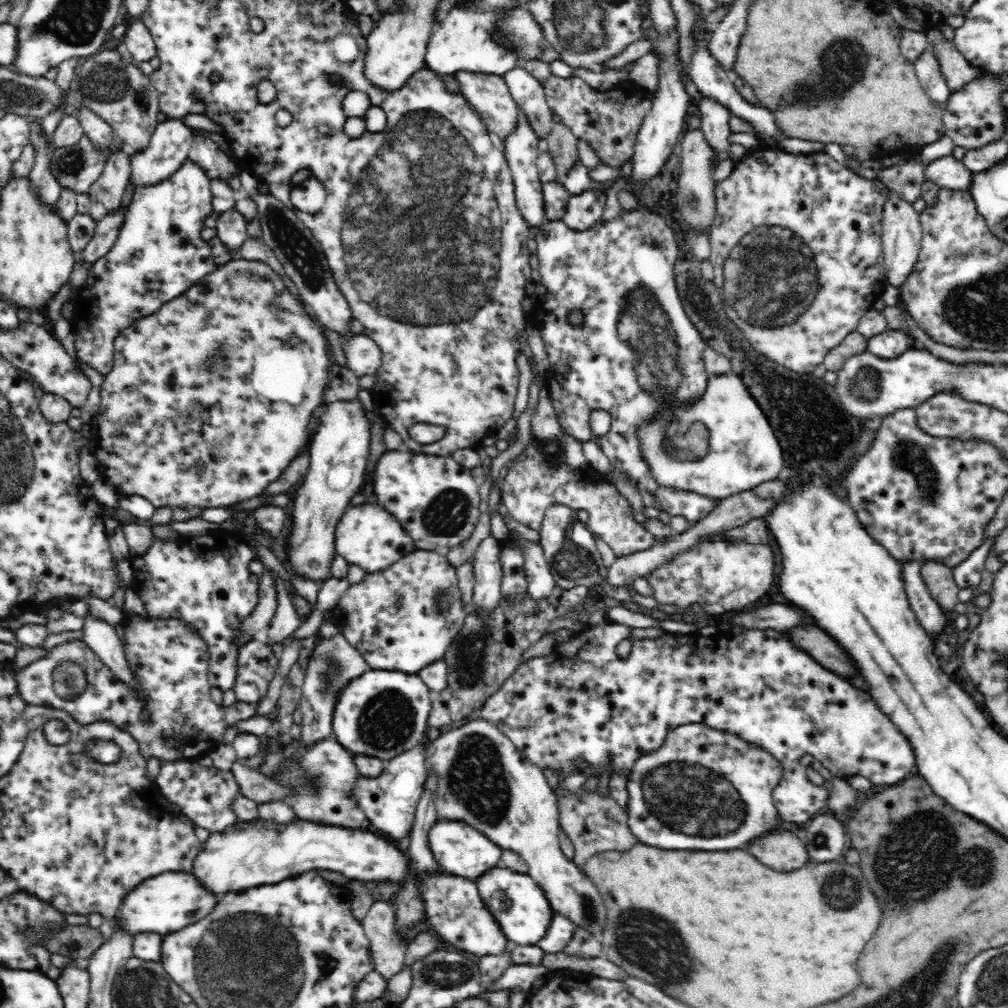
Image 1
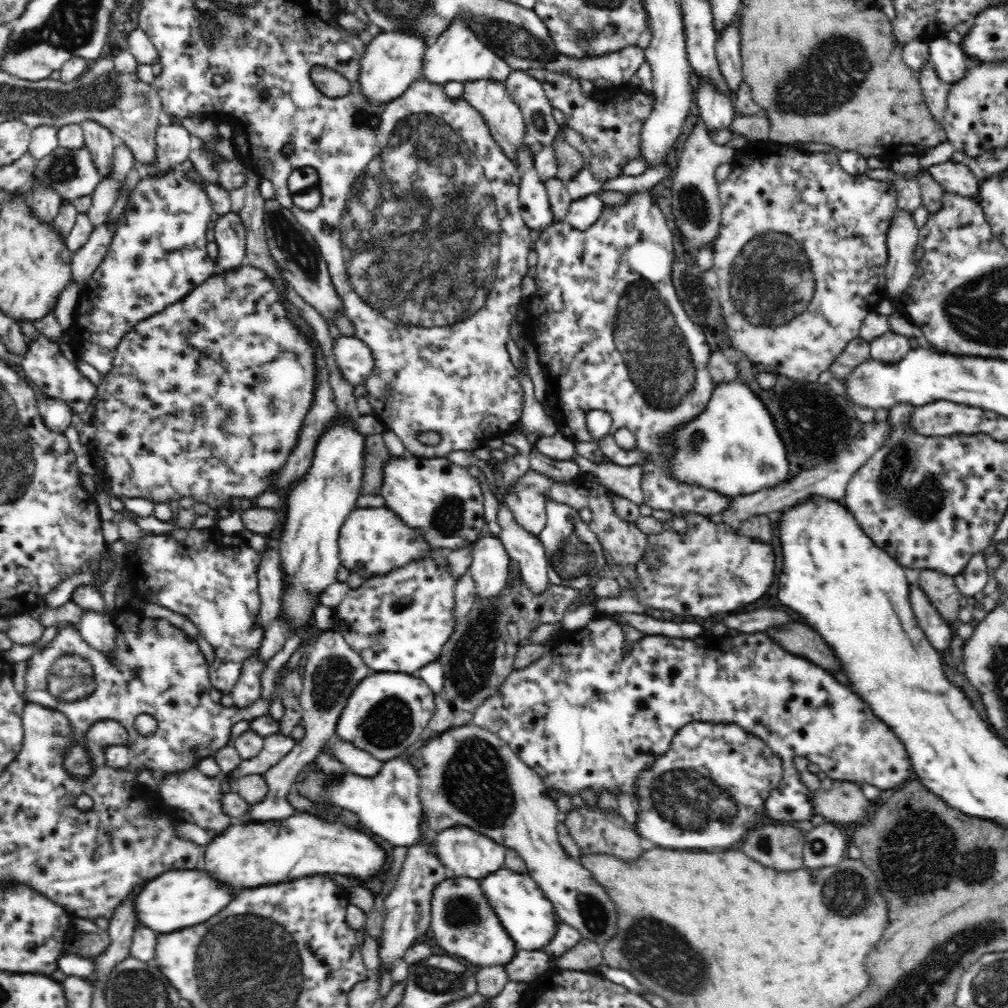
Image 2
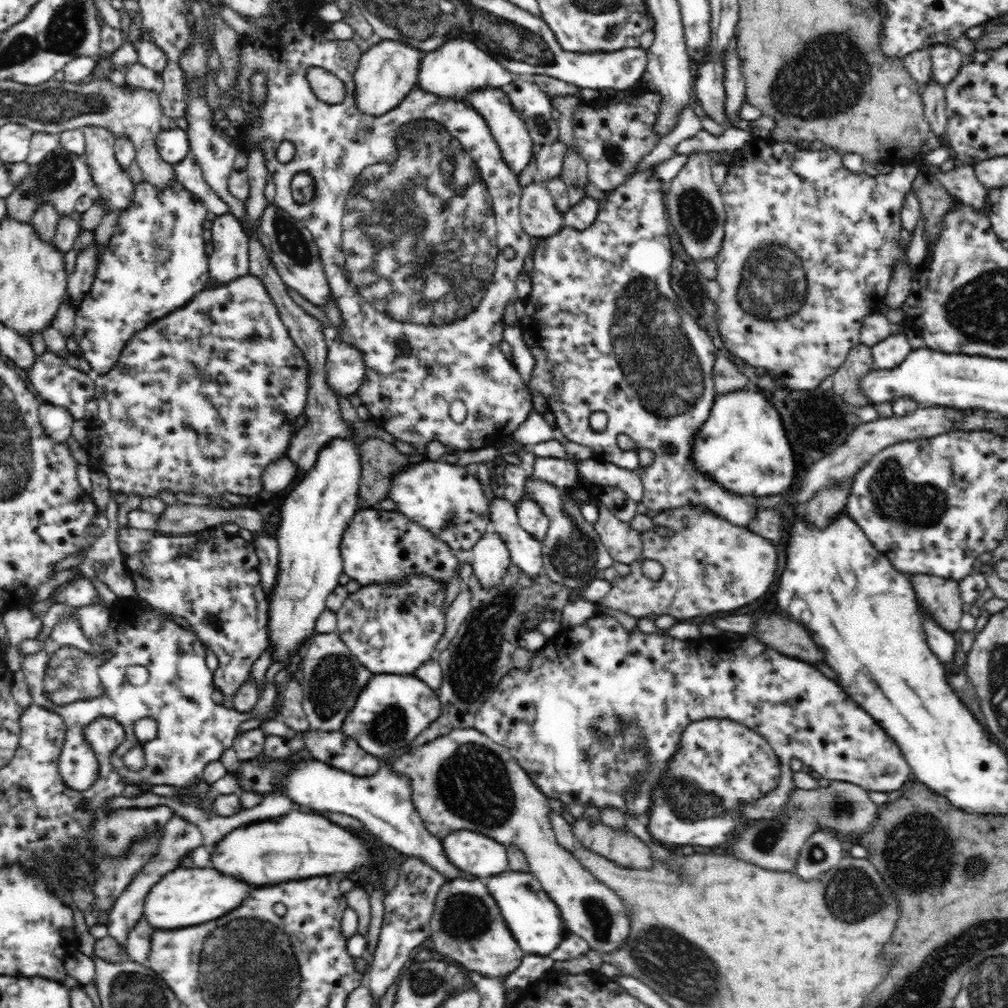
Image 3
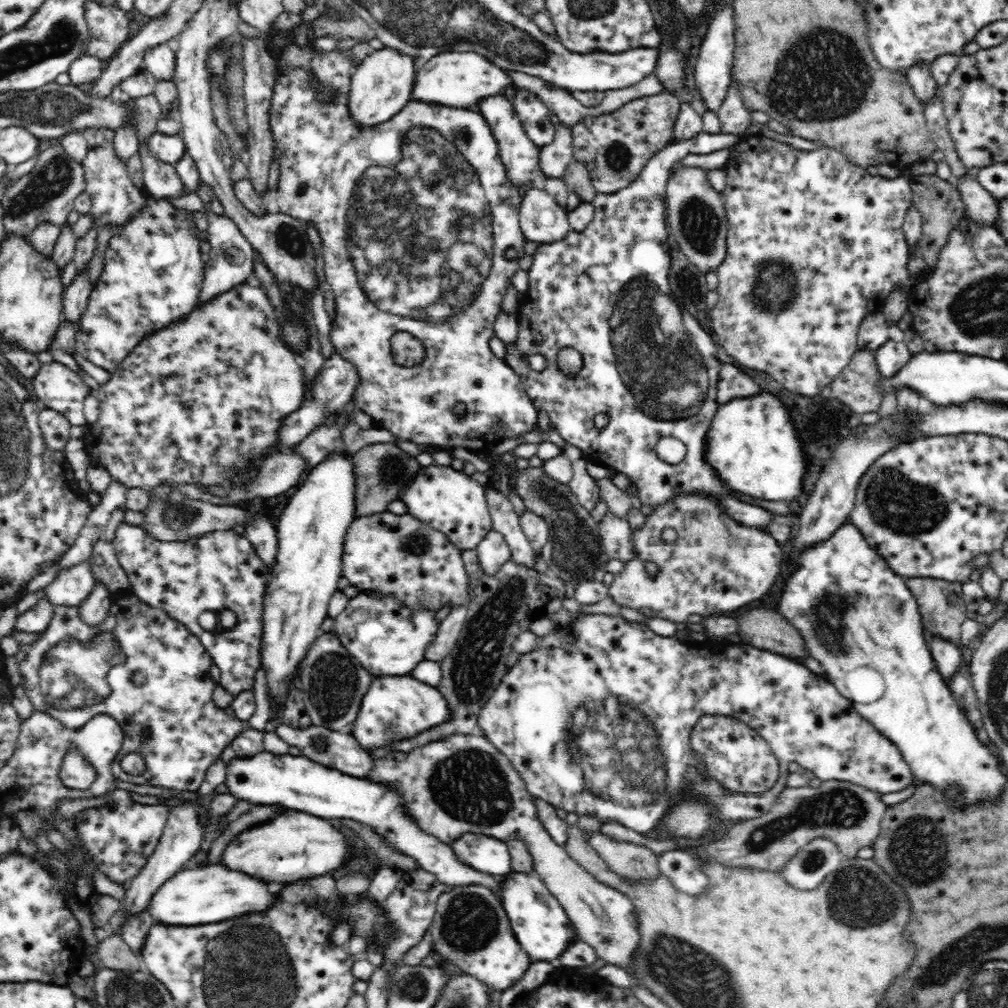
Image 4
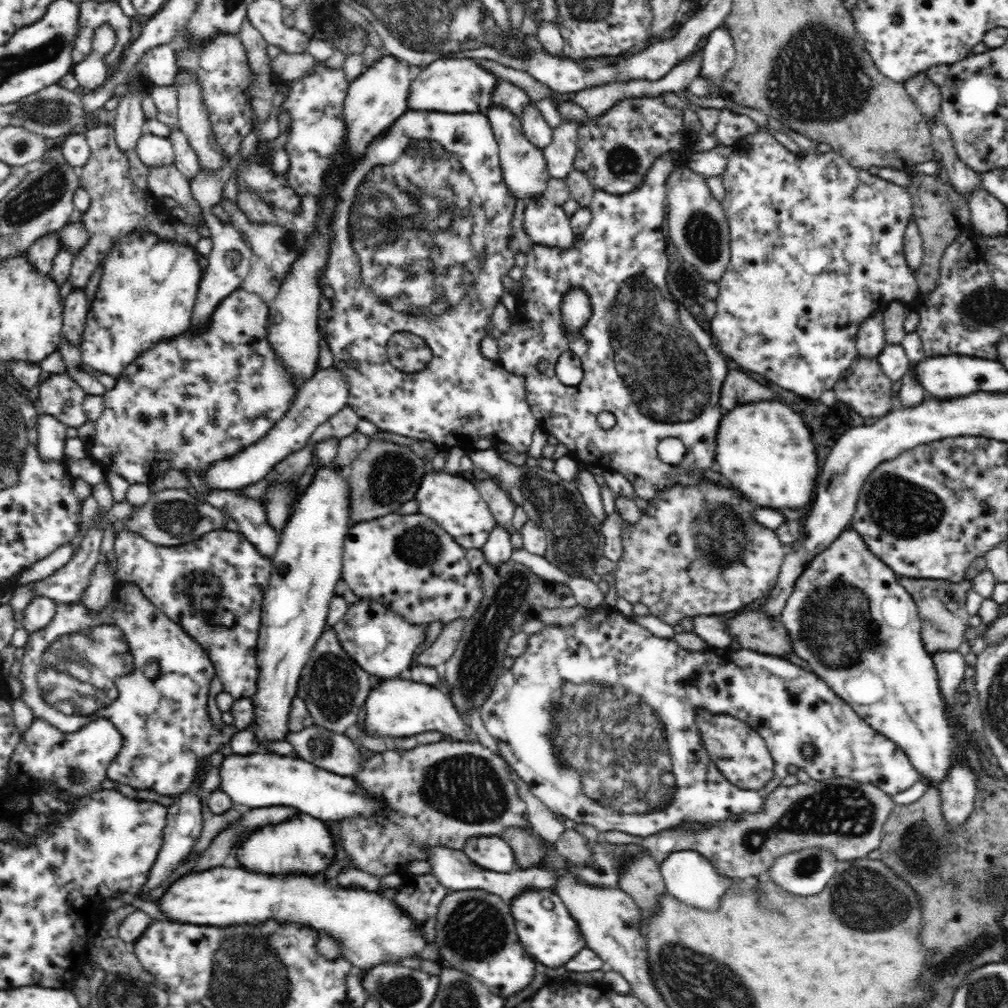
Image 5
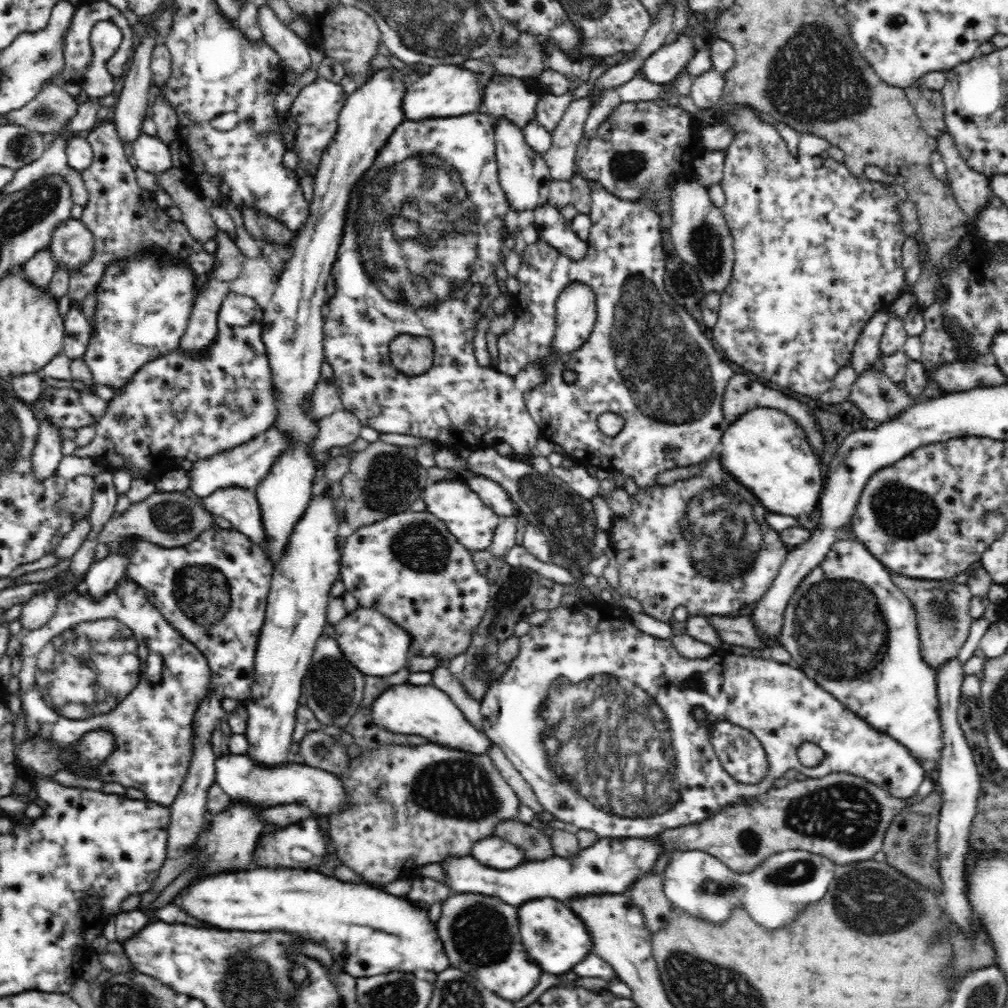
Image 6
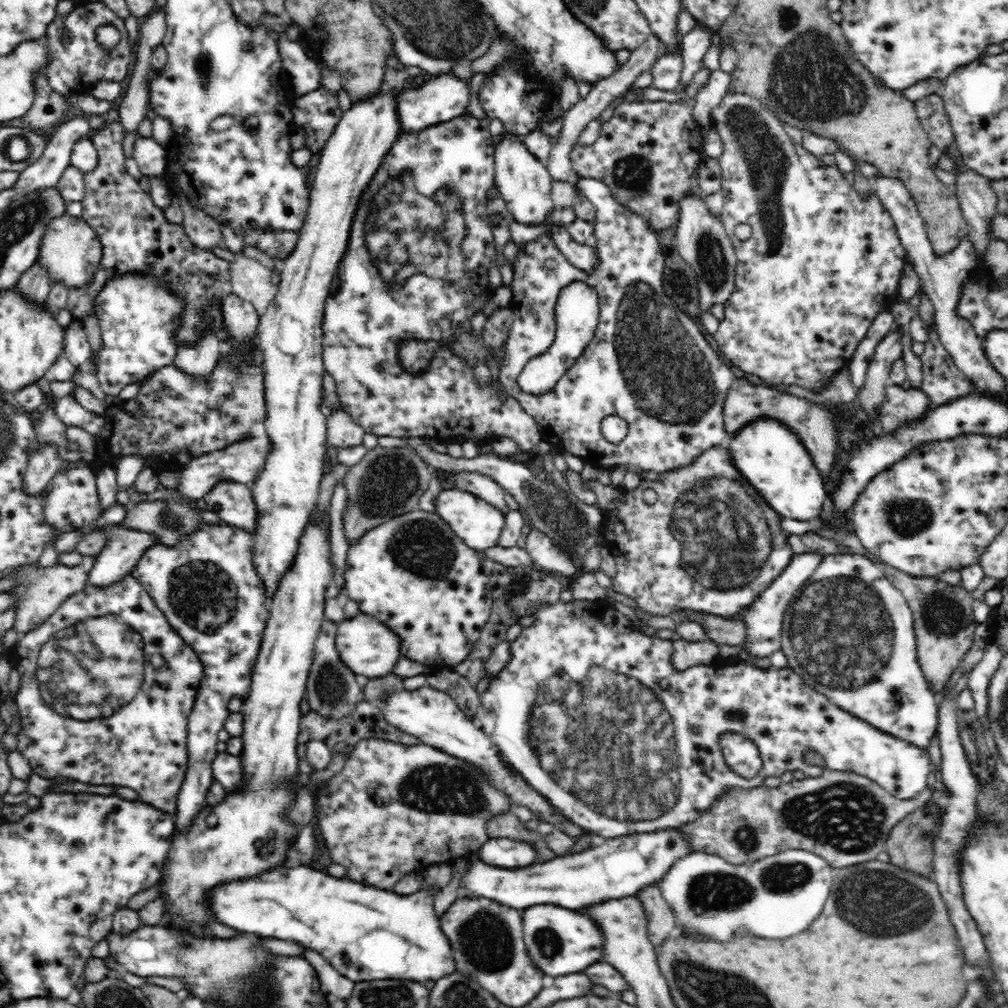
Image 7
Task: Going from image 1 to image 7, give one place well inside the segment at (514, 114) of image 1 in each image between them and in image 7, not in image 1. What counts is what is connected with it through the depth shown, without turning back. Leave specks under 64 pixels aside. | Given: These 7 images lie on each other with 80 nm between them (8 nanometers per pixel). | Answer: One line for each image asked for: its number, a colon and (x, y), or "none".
2: (491, 99)
3: (493, 104)
4: (519, 154)
5: (523, 168)
6: (523, 174)
7: (524, 182)

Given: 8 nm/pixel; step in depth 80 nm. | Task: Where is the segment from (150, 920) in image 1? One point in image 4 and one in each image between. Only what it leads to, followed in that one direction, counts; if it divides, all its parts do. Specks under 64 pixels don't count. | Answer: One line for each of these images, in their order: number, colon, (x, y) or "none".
2: (176, 899)
3: (185, 897)
4: (198, 895)

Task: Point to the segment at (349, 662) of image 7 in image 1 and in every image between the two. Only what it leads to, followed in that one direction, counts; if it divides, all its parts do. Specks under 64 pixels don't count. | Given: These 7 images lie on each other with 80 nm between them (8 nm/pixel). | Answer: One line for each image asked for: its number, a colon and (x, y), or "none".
1: (403, 618)
2: (400, 621)
3: (392, 628)
4: (388, 637)
5: (382, 642)
6: (374, 643)

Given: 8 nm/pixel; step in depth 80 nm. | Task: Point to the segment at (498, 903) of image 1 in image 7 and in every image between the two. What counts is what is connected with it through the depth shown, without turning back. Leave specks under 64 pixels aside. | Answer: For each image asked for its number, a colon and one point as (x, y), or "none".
2: (528, 917)
3: (534, 920)
4: (539, 924)
5: (546, 930)
6: (555, 939)
7: (560, 941)

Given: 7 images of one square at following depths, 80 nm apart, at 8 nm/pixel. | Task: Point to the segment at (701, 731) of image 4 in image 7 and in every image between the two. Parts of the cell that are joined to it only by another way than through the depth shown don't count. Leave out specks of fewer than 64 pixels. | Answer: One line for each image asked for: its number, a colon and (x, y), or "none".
5: (738, 751)
6: (742, 755)
7: (741, 755)

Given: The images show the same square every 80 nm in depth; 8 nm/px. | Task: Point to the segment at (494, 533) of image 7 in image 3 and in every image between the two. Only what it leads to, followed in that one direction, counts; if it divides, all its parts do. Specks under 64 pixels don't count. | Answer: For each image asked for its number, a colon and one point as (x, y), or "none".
3: (443, 498)
4: (452, 502)
5: (453, 501)
6: (472, 521)

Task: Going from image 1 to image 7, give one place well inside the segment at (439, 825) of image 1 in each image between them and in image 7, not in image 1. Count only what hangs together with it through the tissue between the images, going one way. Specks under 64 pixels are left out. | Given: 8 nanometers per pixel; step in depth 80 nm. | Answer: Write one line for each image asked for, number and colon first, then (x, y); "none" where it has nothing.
2: (464, 852)
3: (470, 852)
4: (483, 853)
5: (491, 853)
6: (496, 853)
7: (507, 853)

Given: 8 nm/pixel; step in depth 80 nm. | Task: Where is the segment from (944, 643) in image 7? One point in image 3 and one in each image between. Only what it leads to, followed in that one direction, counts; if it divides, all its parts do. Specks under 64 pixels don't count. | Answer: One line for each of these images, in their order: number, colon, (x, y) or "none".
3: (941, 598)
4: (941, 605)
5: (941, 605)
6: (942, 607)

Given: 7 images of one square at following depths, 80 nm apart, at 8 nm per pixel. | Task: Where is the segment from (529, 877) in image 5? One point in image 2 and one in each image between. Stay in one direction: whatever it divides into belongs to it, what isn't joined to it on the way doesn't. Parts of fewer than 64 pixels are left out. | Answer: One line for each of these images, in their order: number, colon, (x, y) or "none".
2: (388, 804)
3: (382, 802)
4: (295, 782)

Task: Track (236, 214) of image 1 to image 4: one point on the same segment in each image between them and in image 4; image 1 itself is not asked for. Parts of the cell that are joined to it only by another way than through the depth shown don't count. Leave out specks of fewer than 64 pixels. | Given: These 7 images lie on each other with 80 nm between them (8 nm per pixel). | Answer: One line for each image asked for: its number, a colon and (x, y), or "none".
2: (230, 235)
3: (229, 260)
4: (230, 262)

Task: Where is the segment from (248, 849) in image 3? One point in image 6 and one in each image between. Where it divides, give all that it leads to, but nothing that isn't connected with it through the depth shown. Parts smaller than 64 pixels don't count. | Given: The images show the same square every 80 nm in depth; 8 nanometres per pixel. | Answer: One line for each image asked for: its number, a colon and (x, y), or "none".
4: (294, 845)
5: (303, 845)
6: (303, 845)

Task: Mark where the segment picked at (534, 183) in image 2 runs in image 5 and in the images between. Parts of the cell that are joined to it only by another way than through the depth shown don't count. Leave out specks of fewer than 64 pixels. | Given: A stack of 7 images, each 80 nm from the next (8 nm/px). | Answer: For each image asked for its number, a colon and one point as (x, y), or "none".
3: (540, 218)
4: (542, 220)
5: (546, 222)

